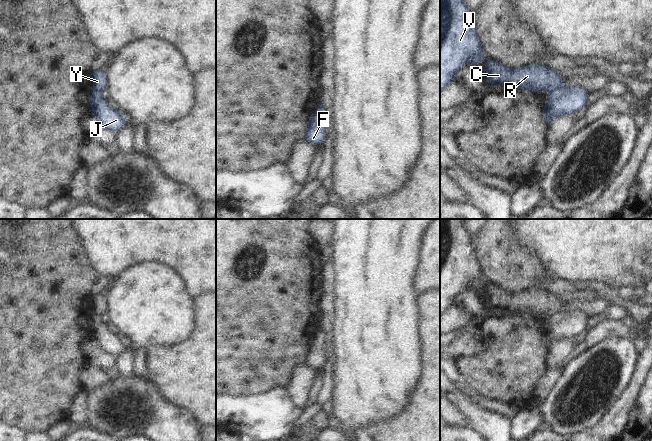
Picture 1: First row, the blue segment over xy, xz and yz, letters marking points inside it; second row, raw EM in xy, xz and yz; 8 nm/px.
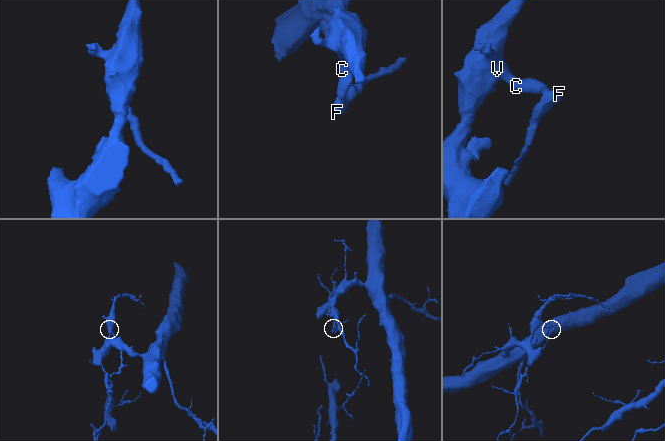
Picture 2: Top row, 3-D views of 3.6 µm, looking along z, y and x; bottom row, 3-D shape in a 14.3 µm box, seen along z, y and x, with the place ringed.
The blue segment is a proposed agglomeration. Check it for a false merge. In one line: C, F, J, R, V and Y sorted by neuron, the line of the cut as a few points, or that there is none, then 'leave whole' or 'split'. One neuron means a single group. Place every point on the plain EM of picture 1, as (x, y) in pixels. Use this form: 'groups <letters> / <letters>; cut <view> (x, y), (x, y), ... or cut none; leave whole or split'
groups C R V Y / F J; cut yz (561, 311), (552, 316); split

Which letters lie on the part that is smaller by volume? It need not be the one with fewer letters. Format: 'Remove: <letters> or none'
Remove: F, J

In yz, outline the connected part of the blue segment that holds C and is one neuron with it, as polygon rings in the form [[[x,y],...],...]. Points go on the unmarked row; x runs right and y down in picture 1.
[[[494,283],[487,284],[487,303],[500,310],[507,308],[512,312],[533,315],[553,316],[565,310],[561,300],[549,291],[534,288],[511,294]]]

